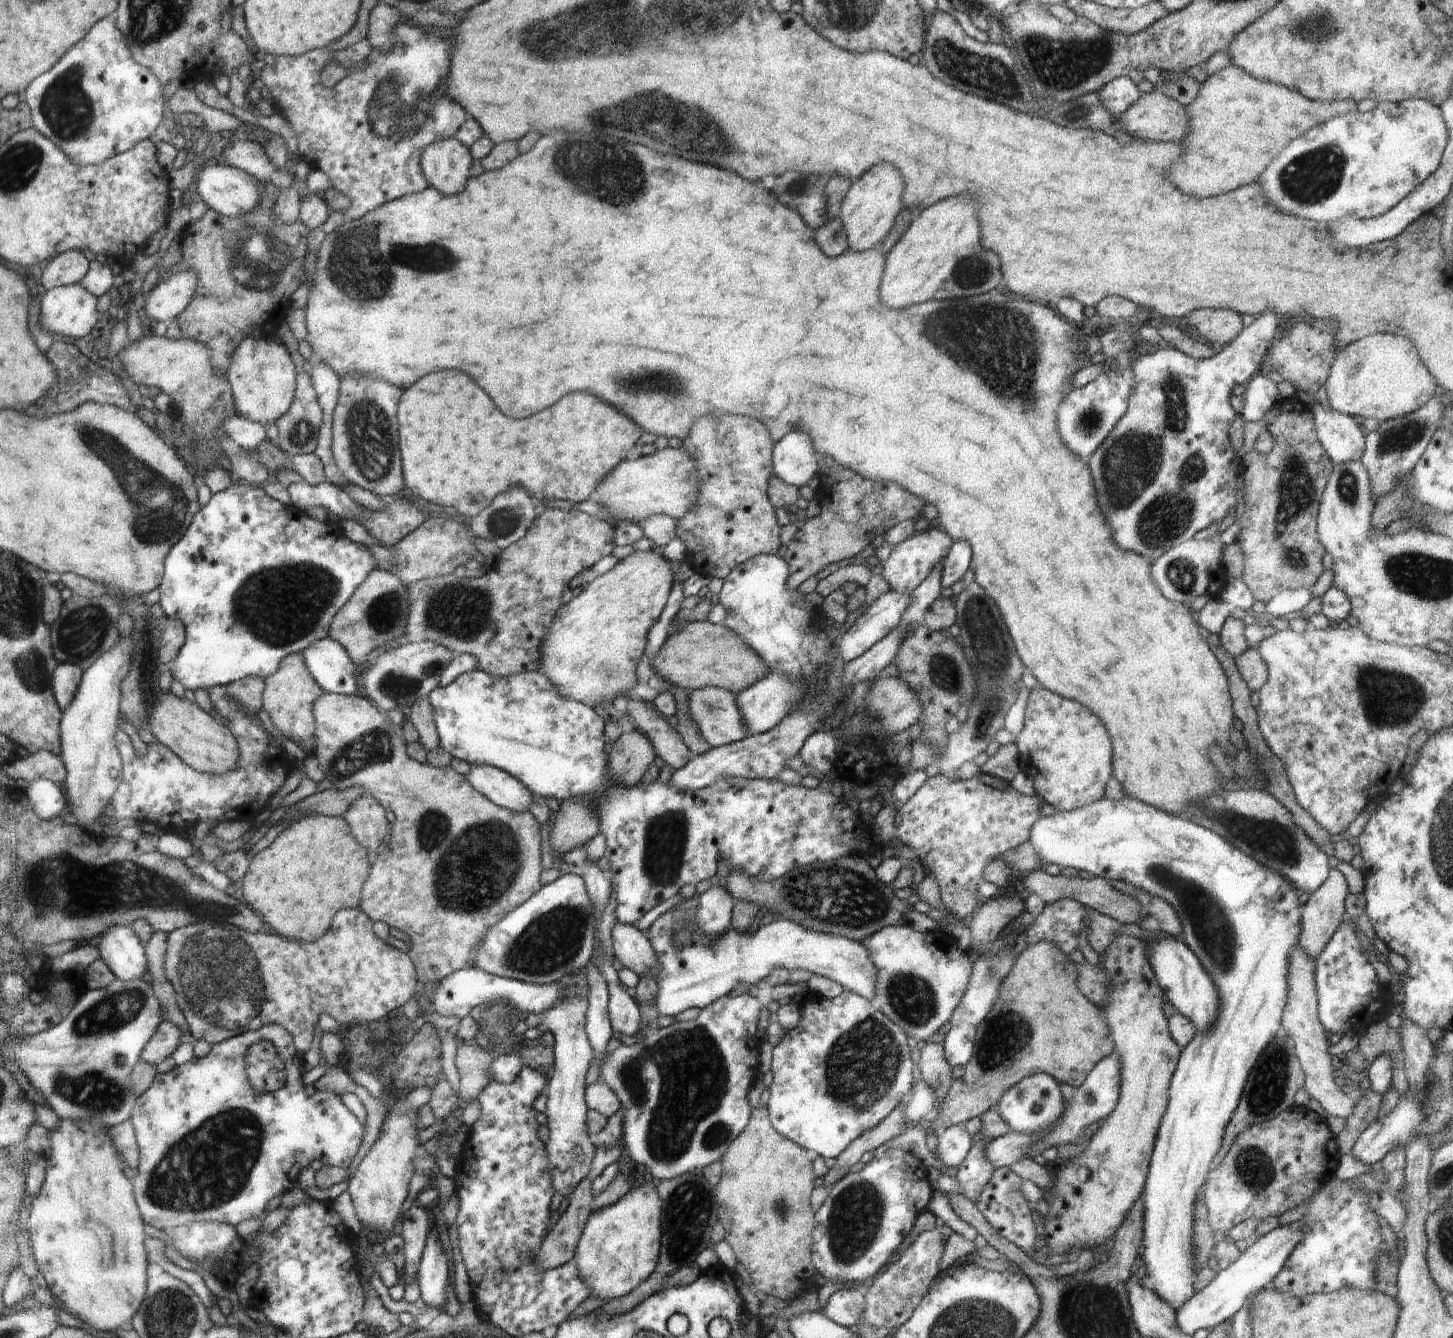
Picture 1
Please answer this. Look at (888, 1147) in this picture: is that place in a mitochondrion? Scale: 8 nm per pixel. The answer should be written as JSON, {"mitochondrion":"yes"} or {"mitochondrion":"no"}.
{"mitochondrion":"no"}

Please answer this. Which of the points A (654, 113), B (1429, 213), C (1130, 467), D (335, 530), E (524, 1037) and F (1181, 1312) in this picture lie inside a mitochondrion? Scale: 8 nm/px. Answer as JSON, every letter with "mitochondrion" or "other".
{"A":"mitochondrion","B":"other","C":"mitochondrion","D":"other","E":"other","F":"other"}

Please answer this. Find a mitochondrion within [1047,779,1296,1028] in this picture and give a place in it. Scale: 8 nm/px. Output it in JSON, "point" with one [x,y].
{"point":[1210,925]}

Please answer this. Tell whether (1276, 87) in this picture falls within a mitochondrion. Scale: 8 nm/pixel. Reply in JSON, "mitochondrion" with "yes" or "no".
{"mitochondrion":"no"}

